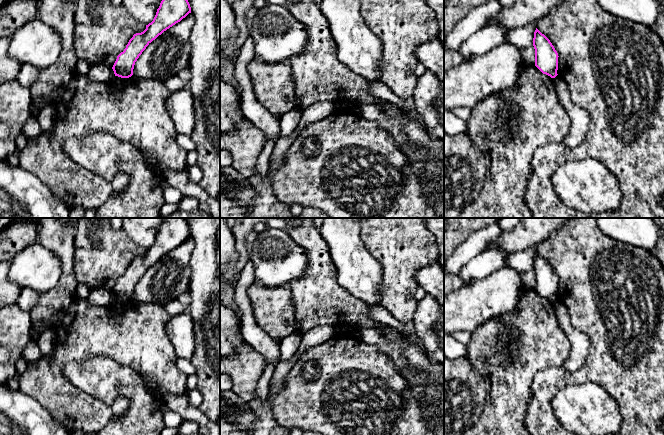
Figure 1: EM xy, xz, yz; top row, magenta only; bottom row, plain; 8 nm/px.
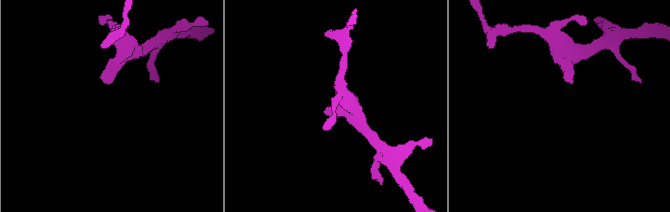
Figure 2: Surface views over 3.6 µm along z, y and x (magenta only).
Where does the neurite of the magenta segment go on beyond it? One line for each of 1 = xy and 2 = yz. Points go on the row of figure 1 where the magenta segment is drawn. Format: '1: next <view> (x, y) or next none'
1: next none
2: next none

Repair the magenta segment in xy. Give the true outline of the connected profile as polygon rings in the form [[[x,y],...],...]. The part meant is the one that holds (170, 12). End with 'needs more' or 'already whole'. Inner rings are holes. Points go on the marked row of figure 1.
[[[162,0],[153,21],[146,25],[143,32],[134,34],[124,51],[117,56],[112,67],[115,76],[131,77],[135,62],[146,47],[189,13],[191,7],[188,0]]]; already whole

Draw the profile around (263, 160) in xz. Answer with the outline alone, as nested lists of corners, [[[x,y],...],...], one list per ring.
[[[280,134],[276,136],[274,139],[266,141],[264,147],[262,149],[261,154],[257,160],[257,171],[258,174],[266,174],[269,172],[269,159],[274,149],[274,145],[277,139],[280,137]]]

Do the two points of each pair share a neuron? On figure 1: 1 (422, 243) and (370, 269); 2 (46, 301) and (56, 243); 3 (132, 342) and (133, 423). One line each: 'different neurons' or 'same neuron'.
1: different neurons
2: same neuron
3: different neurons

